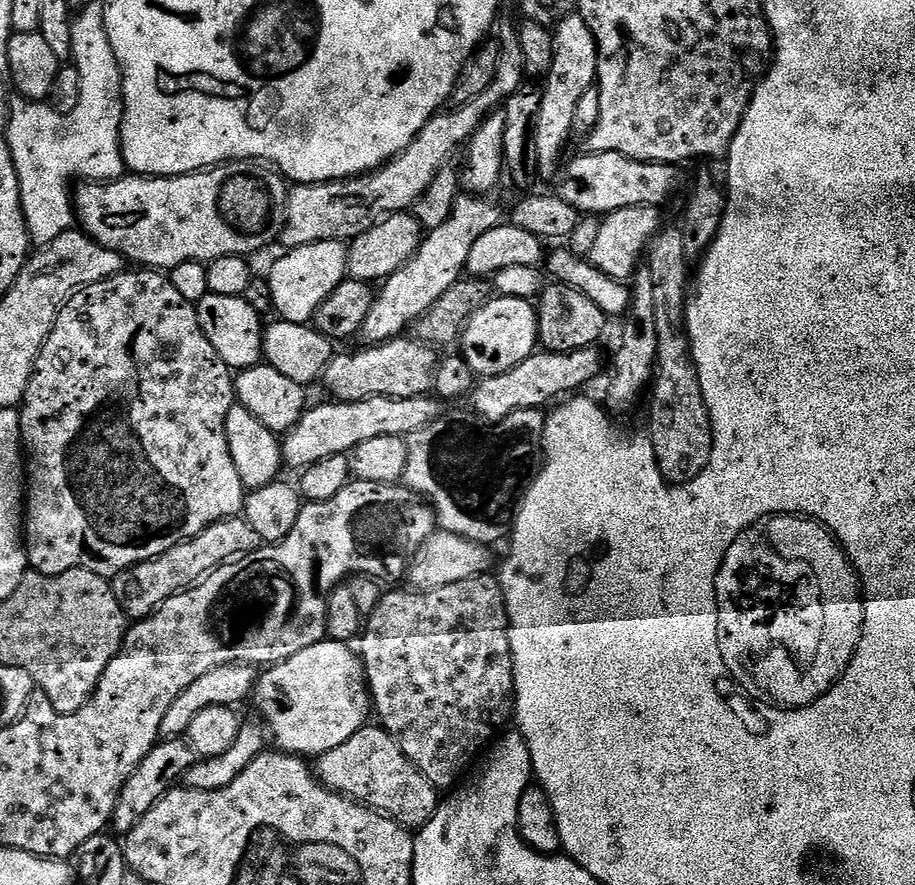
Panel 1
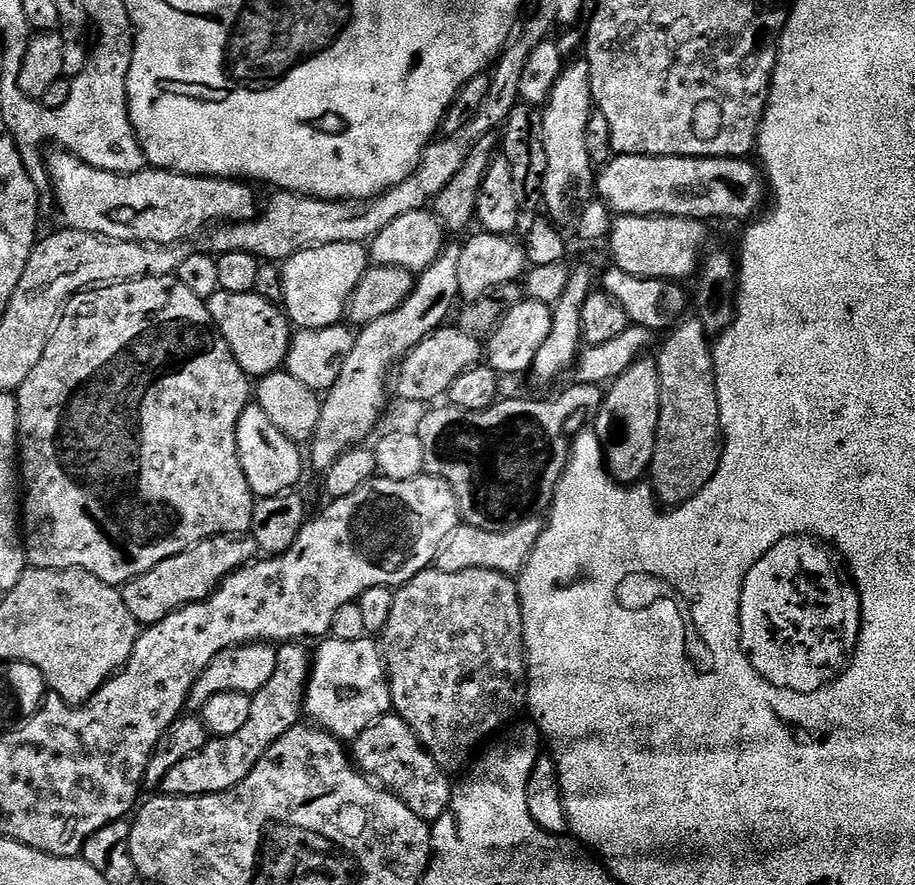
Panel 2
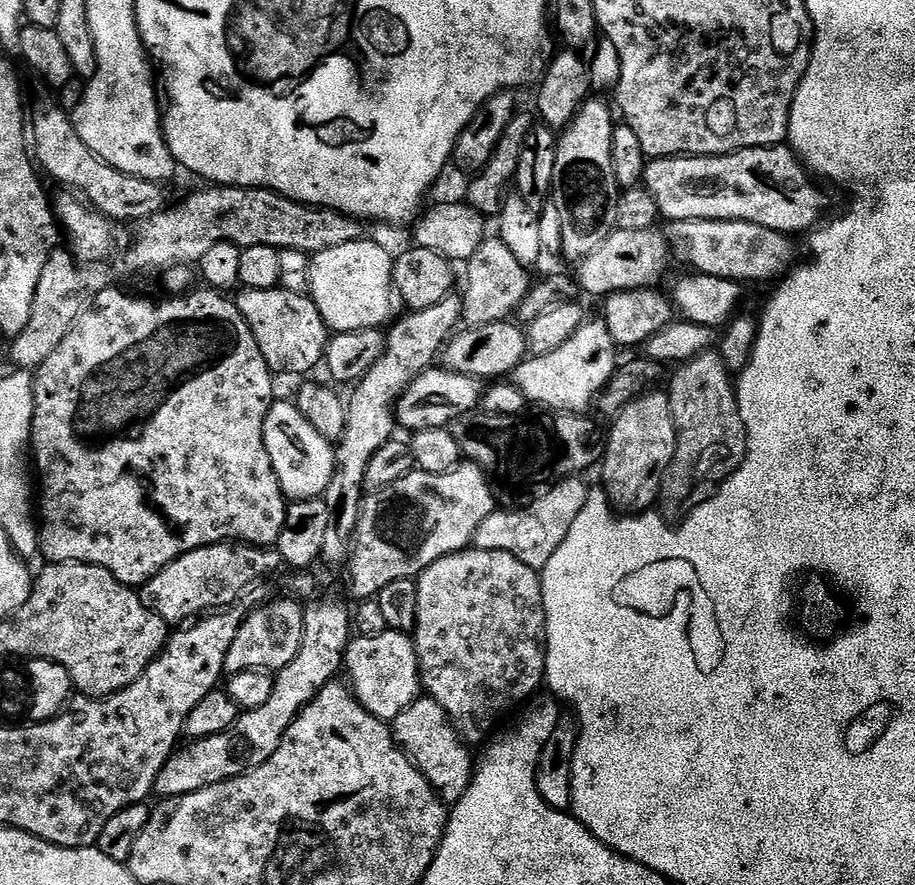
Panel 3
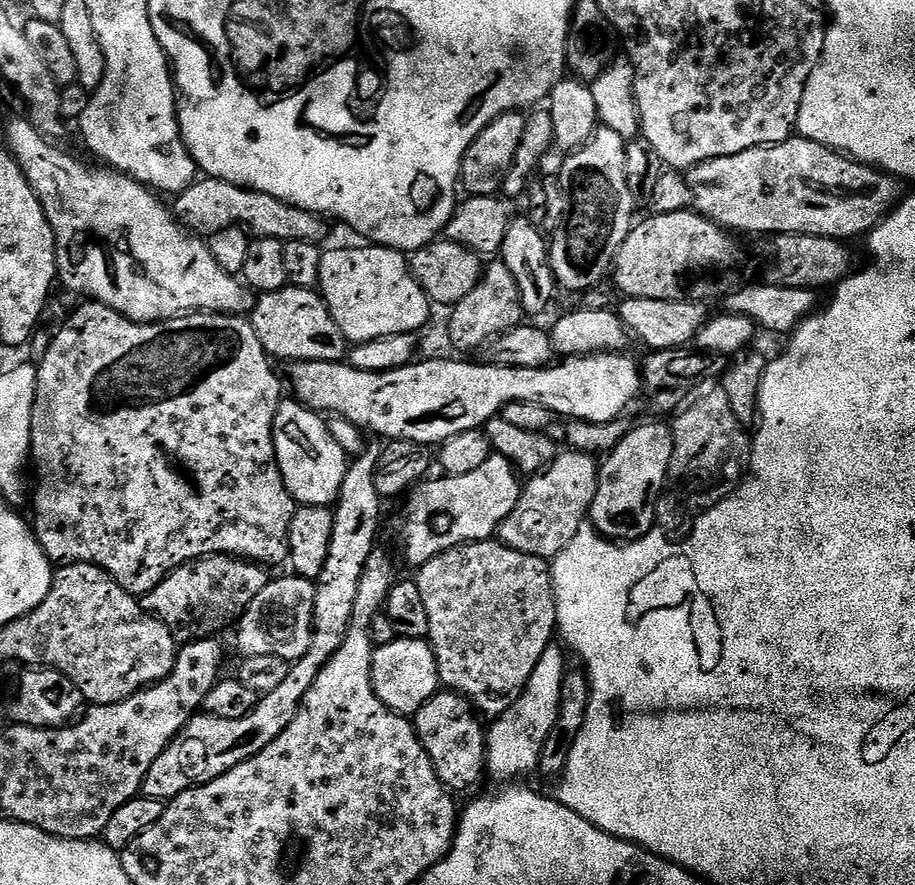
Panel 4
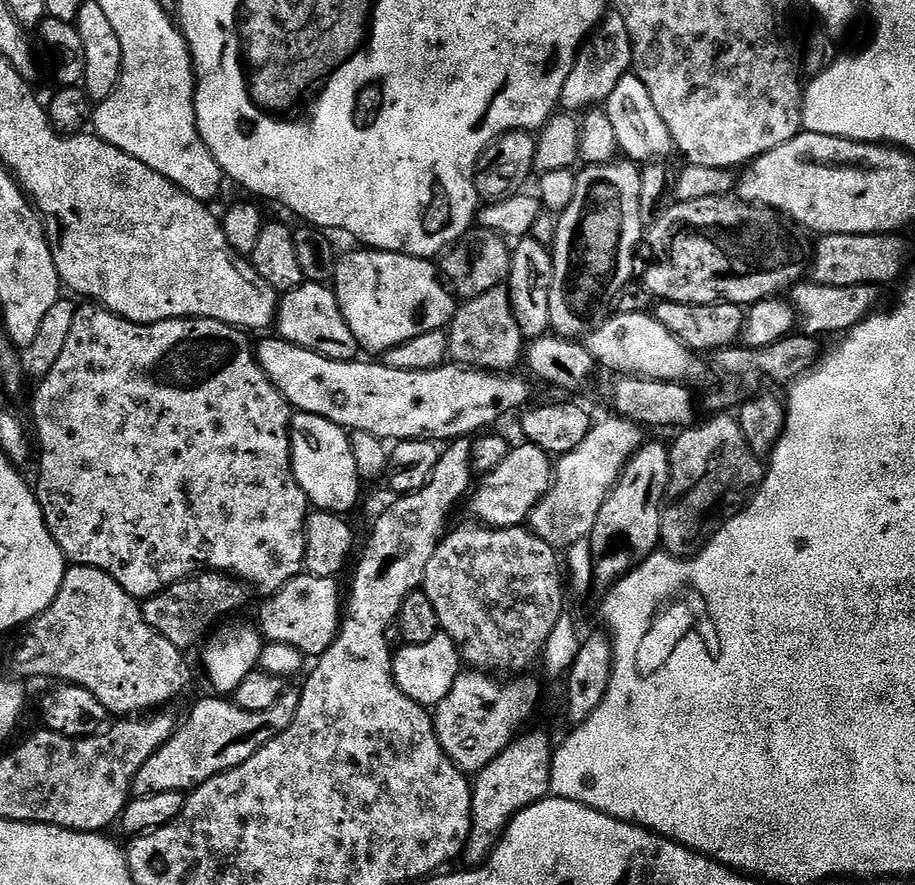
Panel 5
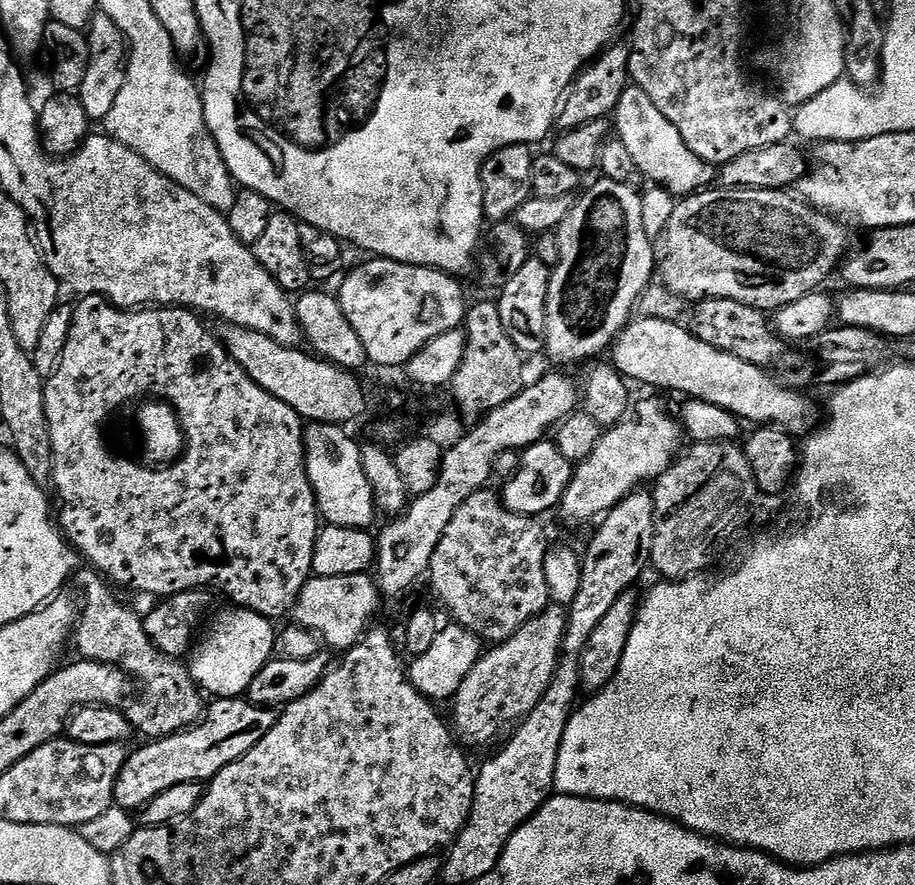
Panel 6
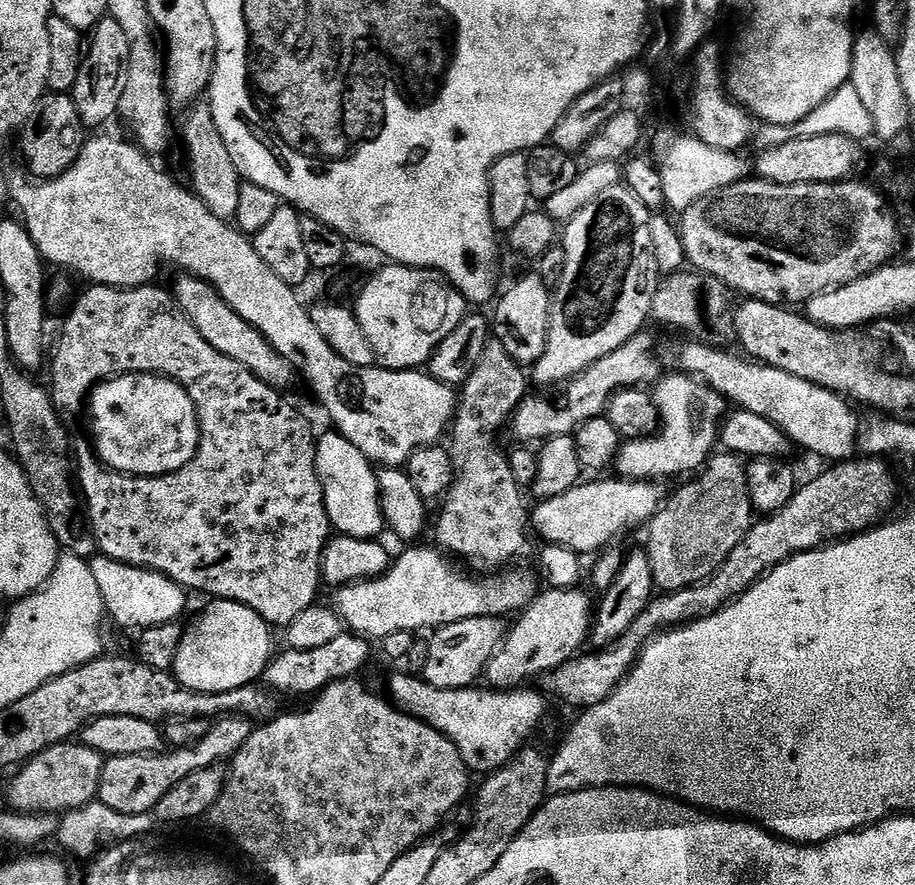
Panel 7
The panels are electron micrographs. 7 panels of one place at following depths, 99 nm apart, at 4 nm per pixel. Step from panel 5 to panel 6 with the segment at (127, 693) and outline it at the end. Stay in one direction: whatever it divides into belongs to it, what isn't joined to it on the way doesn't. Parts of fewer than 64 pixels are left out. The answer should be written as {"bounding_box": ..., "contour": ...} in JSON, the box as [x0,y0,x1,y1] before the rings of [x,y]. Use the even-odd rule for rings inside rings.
{"bounding_box":[74,570,206,741],"contour":[[[92,570],[87,571],[77,571],[74,576],[74,584],[76,580],[84,595],[84,608],[82,604],[74,629],[74,644],[76,640],[76,648],[80,651],[77,653],[83,659],[100,660],[103,664],[118,666],[138,685],[138,695],[126,708],[133,729],[153,741],[184,732],[193,724],[200,723],[206,711],[206,700],[192,679],[189,665],[177,657],[162,654],[162,650],[150,642],[141,613],[131,612],[111,592],[113,589],[105,577]]]}

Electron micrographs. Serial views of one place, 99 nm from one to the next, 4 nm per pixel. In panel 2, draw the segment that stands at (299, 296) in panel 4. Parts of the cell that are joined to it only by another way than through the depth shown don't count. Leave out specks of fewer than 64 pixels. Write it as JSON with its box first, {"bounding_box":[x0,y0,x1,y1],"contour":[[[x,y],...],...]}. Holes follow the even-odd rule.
{"bounding_box":[214,291,294,378],"contour":[[[259,291],[225,295],[223,297],[225,299],[224,305],[221,306],[220,312],[218,308],[214,316],[216,327],[220,329],[220,333],[231,346],[236,360],[250,378],[268,376],[271,372],[281,371],[285,367],[285,360],[291,350],[294,335],[294,325],[289,319],[288,313],[282,310],[279,303],[271,304],[266,297],[260,295]]]}

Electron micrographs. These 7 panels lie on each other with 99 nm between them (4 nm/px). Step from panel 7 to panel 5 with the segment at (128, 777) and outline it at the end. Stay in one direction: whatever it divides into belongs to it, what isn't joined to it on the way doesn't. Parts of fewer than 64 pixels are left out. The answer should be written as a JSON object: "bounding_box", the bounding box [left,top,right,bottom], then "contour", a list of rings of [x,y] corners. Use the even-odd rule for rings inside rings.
{"bounding_box":[132,690,300,796],"contour":[[[286,690],[278,698],[278,702],[274,702],[274,706],[270,706],[270,710],[258,710],[257,712],[247,712],[229,701],[227,704],[224,701],[227,699],[224,698],[216,699],[220,700],[198,701],[196,709],[189,714],[188,721],[185,724],[183,721],[172,733],[172,737],[138,770],[138,774],[132,783],[132,792],[136,796],[153,796],[163,792],[187,794],[202,782],[206,782],[242,762],[246,762],[246,758],[250,758],[258,749],[266,746],[266,742],[270,742],[275,736],[282,734],[282,730],[286,730],[290,726],[290,722],[294,720],[294,714],[298,710],[300,693],[296,690],[293,690],[293,692],[292,690]]]}

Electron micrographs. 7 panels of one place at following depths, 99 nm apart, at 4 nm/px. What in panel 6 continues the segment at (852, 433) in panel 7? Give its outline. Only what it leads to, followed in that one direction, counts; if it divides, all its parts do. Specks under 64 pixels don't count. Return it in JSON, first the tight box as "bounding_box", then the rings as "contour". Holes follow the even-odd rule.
{"bounding_box":[610,319,817,438],"contour":[[[633,319],[616,337],[610,349],[610,363],[629,381],[669,388],[681,392],[681,397],[722,406],[722,410],[733,412],[741,421],[749,420],[752,426],[775,426],[793,437],[804,438],[817,423],[816,408],[803,391],[790,388],[779,379],[771,380],[759,364],[742,362],[742,358],[702,342],[680,322]]]}

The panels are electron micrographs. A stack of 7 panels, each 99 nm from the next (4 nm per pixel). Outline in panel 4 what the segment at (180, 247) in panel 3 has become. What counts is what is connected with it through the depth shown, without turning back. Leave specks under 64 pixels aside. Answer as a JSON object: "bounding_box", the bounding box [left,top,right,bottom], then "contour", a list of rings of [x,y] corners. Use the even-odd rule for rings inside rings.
{"bounding_box":[174,179,325,241],"contour":[[[197,179],[185,192],[179,193],[175,200],[174,211],[177,217],[196,234],[211,234],[218,230],[241,227],[256,238],[265,236],[282,241],[323,241],[325,221],[315,212],[295,208],[278,198],[270,198],[270,194],[239,188],[224,180]]]}

